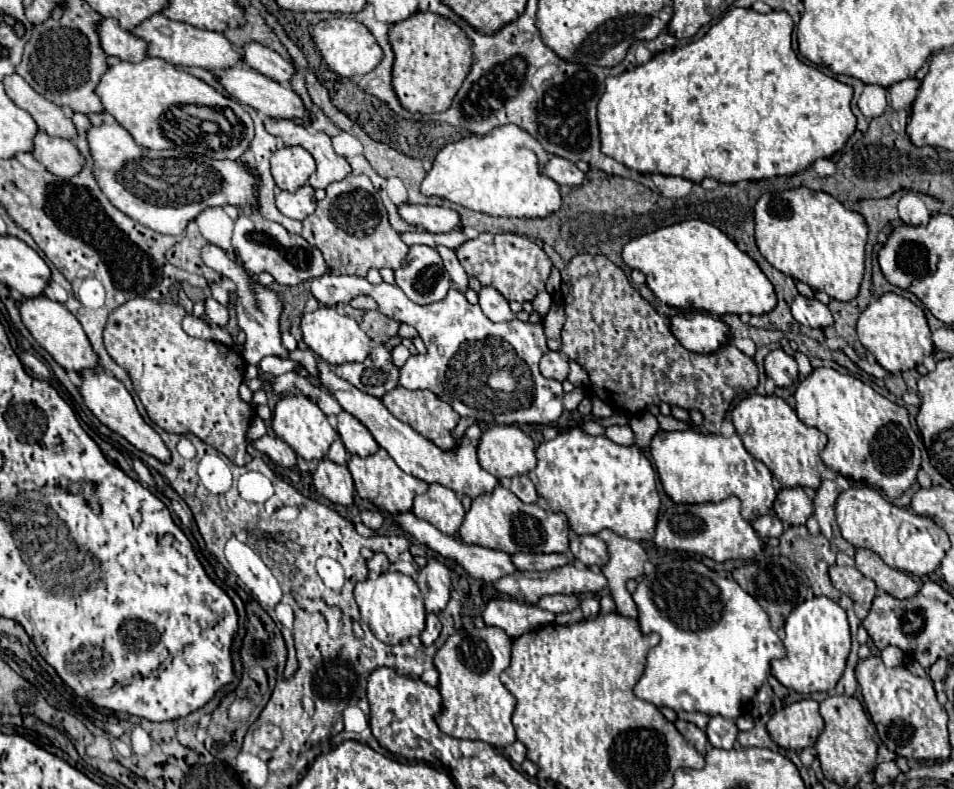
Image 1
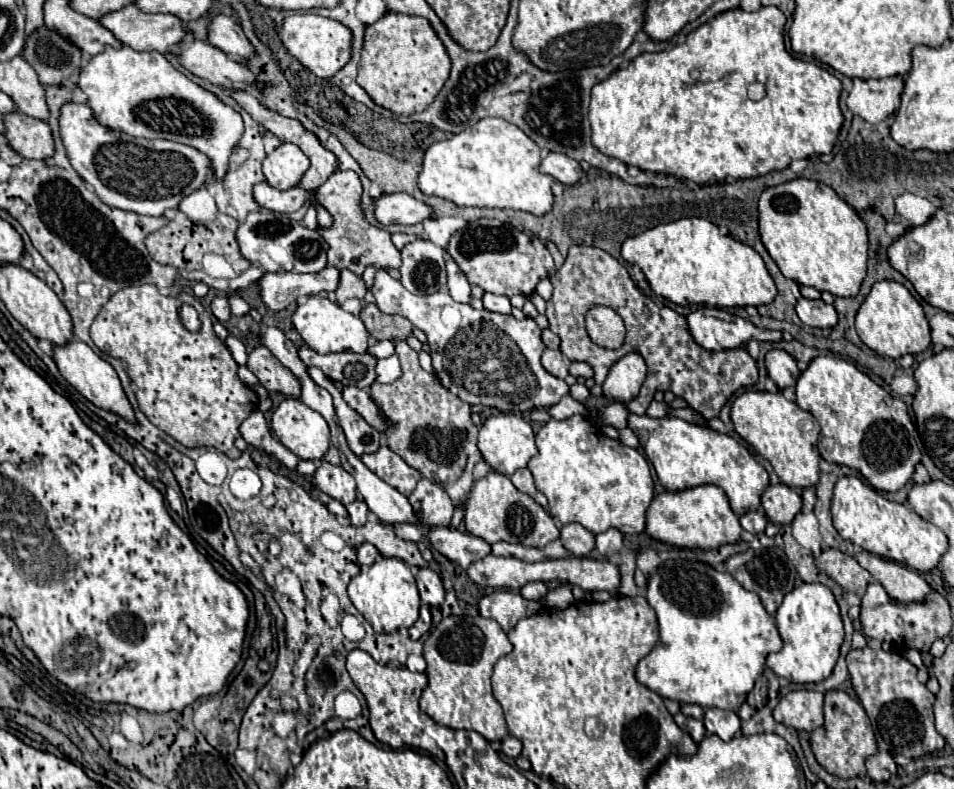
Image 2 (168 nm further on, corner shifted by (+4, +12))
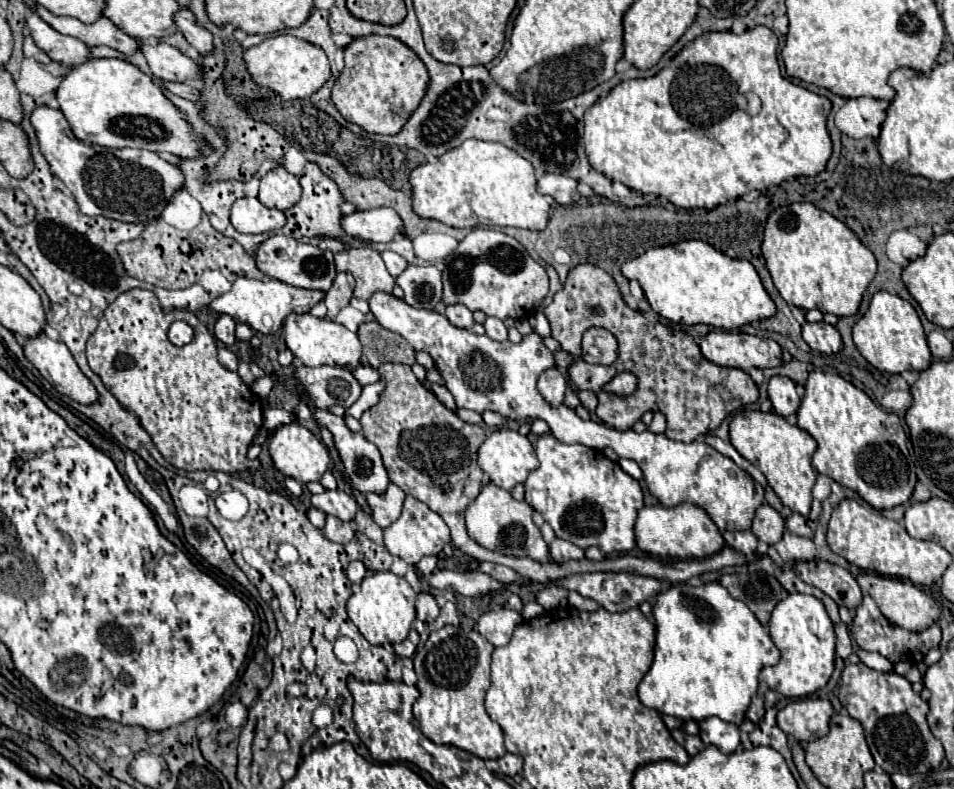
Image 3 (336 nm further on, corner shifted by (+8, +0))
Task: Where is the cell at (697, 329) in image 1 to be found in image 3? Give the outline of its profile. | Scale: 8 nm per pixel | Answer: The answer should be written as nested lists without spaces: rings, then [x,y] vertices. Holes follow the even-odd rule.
[[[710,331],[700,341],[702,355],[722,367],[738,367],[742,371],[748,371],[752,367],[764,369],[764,367],[776,367],[782,363],[782,349],[774,339],[760,339],[746,333],[730,333],[730,331]]]

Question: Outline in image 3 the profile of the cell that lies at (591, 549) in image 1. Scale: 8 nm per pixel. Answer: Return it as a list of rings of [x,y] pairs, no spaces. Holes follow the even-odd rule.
[[[554,539],[550,543],[550,557],[552,557],[552,561],[558,561],[558,563],[564,563],[570,559],[582,559],[584,549],[580,549],[578,545],[574,545],[566,539]]]

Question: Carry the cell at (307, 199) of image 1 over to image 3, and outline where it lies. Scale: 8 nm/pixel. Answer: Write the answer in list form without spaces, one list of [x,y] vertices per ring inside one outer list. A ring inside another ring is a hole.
[[[242,197],[232,205],[232,225],[240,233],[268,233],[286,225],[286,215],[280,209],[264,207],[258,197]]]

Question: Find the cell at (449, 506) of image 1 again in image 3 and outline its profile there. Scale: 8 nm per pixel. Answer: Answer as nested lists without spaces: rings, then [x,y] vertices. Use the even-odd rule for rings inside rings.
[[[412,495],[406,497],[402,515],[390,527],[384,529],[384,545],[386,545],[386,549],[392,555],[404,559],[406,563],[418,563],[426,555],[438,555],[448,541],[450,541],[450,529],[444,523],[444,519],[438,513],[434,513],[426,503],[418,501]]]

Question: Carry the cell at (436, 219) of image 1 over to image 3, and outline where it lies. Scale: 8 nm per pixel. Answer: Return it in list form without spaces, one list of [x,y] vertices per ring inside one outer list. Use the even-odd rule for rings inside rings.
[[[378,207],[370,211],[356,211],[342,219],[342,227],[350,237],[368,241],[368,243],[386,243],[392,241],[398,233],[404,231],[400,215],[390,207]]]

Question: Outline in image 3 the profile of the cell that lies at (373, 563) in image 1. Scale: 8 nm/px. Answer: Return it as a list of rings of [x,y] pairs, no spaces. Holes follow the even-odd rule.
[[[352,561],[350,565],[348,565],[348,569],[346,569],[346,575],[348,575],[348,579],[352,581],[352,583],[360,583],[362,579],[364,579],[364,575],[366,575],[366,565],[362,563],[362,561]]]

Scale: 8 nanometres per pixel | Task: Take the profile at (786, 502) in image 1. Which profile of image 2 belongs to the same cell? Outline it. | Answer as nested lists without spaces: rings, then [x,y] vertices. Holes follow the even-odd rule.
[[[774,483],[762,493],[762,509],[776,525],[790,525],[800,507],[802,499],[784,483]]]

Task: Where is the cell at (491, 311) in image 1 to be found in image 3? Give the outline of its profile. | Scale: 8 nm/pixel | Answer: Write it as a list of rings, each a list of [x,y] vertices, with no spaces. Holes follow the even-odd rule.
[[[486,317],[484,327],[486,327],[486,335],[488,335],[490,339],[496,339],[496,341],[504,341],[504,339],[508,339],[506,325],[504,325],[498,317]]]

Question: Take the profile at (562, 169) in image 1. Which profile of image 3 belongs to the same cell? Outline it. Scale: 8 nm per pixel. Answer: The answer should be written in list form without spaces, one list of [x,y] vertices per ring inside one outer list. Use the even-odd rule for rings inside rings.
[[[544,173],[538,179],[538,191],[542,195],[554,197],[560,205],[572,205],[580,199],[580,193],[576,189],[576,179],[558,173]]]

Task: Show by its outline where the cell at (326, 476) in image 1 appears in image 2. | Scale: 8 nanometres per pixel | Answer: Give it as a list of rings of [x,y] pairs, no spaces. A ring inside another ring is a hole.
[[[324,459],[320,461],[320,467],[314,473],[314,483],[322,493],[338,499],[342,505],[348,505],[356,499],[354,477],[350,477],[350,473],[346,473],[342,467],[330,465]]]

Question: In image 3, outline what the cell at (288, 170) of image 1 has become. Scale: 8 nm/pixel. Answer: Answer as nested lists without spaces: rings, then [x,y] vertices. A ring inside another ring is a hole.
[[[276,167],[274,171],[260,177],[260,193],[258,199],[266,207],[276,207],[286,211],[288,207],[300,201],[302,187],[296,175],[288,173],[284,167]]]

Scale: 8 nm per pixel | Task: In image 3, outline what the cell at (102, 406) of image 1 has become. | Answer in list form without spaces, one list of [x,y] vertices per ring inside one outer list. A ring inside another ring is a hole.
[[[44,333],[34,337],[34,339],[28,339],[28,343],[24,345],[24,355],[28,357],[28,361],[42,373],[42,377],[62,395],[82,403],[82,405],[92,405],[100,399],[100,393],[96,391],[94,383],[80,371],[80,367],[76,365],[72,353],[68,351],[68,347],[62,343],[62,341],[52,341],[50,337],[46,337]]]

